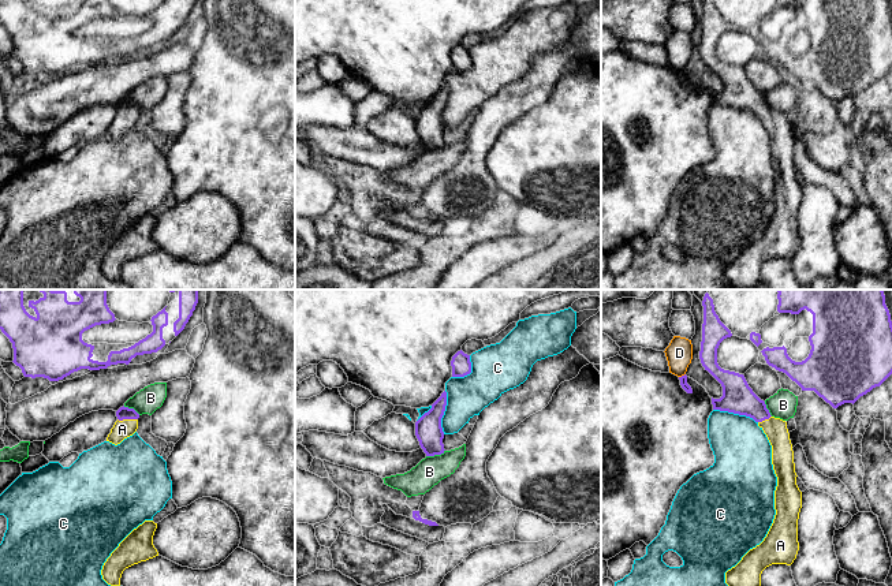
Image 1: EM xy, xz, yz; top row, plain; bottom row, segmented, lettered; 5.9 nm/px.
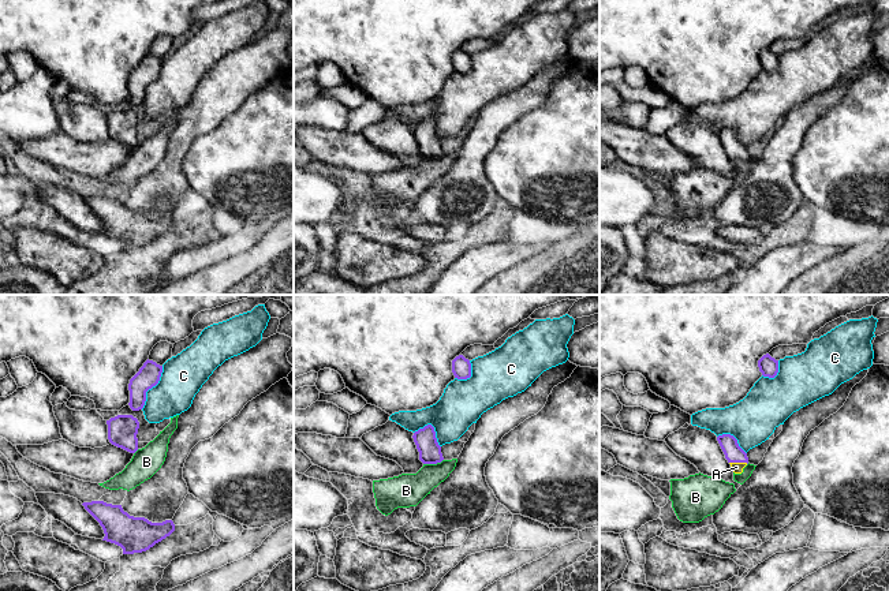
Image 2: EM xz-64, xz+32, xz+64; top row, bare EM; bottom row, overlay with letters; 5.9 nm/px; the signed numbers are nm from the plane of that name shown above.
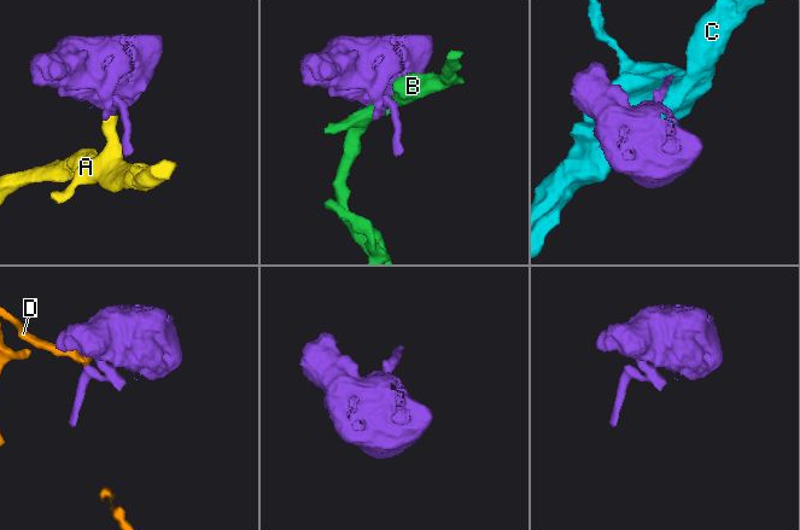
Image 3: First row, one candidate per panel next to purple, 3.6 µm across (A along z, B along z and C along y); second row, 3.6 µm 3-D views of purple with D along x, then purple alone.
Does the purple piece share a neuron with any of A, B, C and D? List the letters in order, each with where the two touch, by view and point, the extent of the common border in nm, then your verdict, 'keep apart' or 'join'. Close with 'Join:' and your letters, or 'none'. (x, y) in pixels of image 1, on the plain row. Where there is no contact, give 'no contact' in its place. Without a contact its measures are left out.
A: contact xy (127, 112); length 120 nm; join
B: contact xz (435, 148); length 120 nm; keep apart
C: contact yz (735, 107); length 280 nm; keep apart
D: contact yz (682, 70); length 50 nm; keep apart
Join: A

